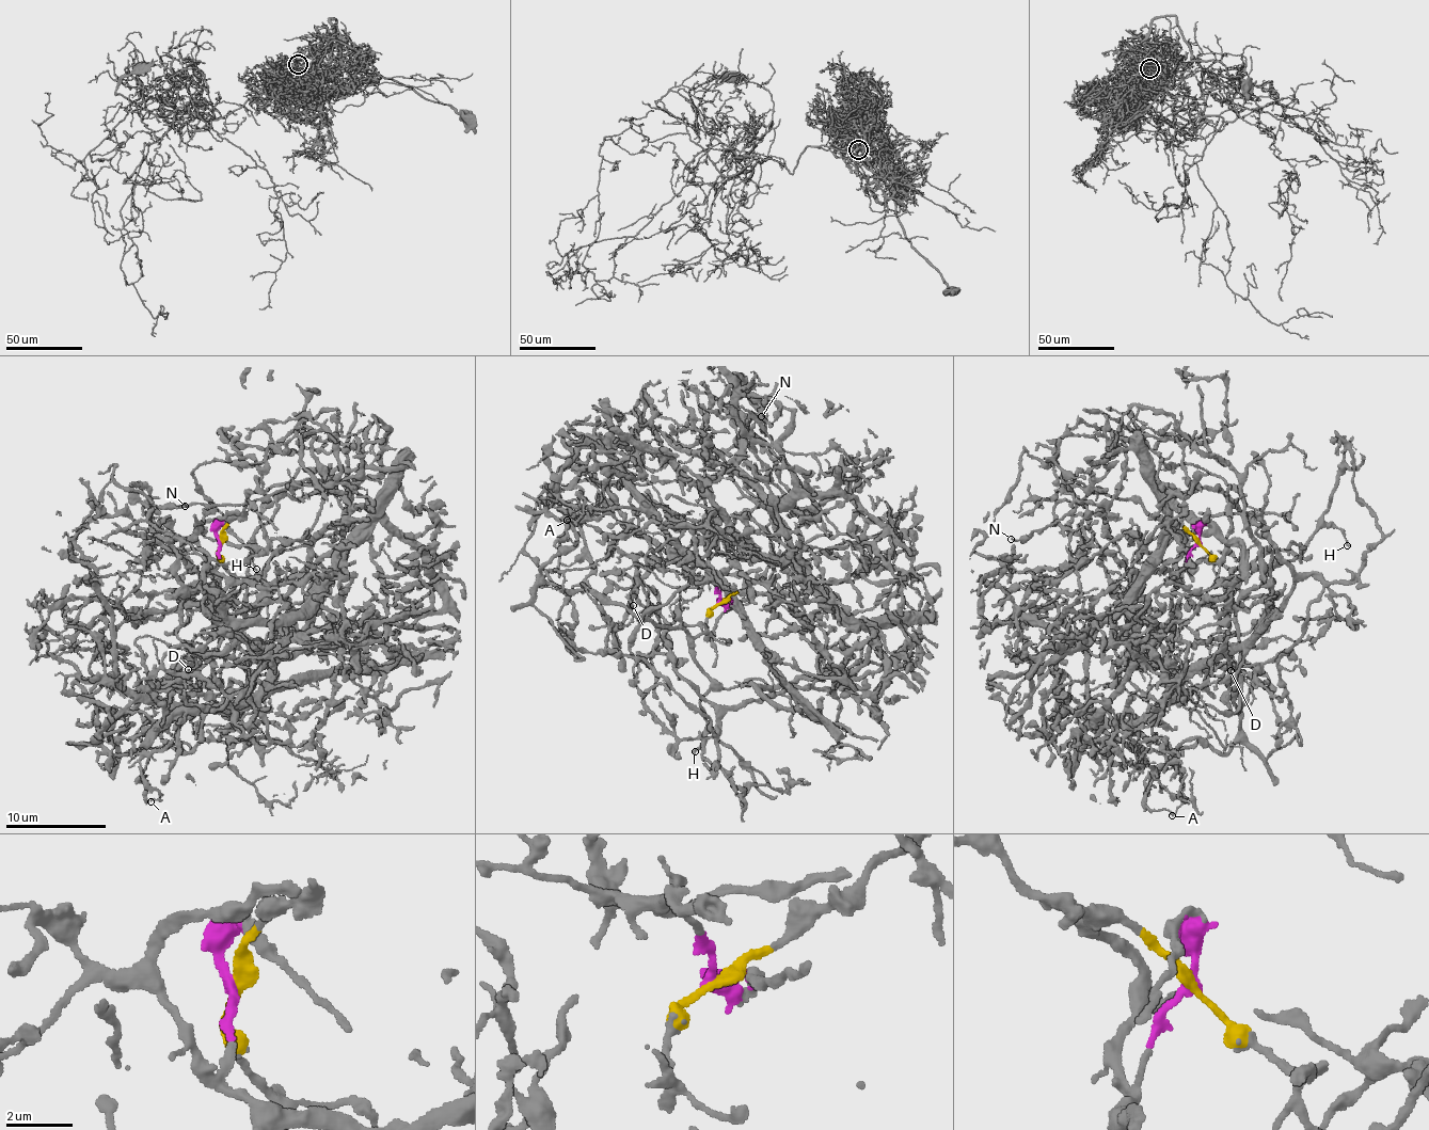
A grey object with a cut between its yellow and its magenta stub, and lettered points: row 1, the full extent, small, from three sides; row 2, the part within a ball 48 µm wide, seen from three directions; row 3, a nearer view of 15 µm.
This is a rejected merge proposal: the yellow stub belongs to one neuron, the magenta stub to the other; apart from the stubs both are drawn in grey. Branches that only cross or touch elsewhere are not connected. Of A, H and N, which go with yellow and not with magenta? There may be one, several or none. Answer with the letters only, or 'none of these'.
H, N

